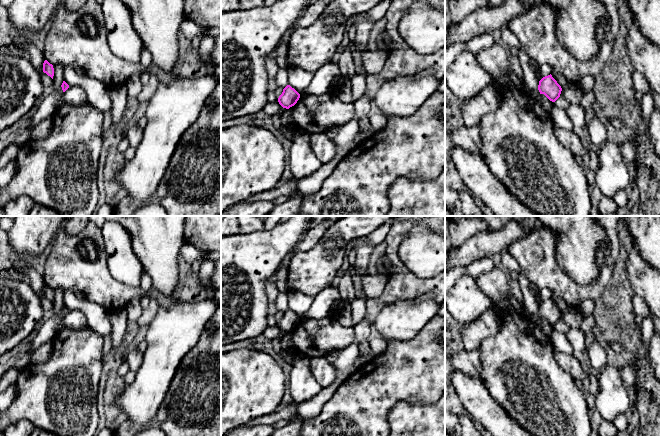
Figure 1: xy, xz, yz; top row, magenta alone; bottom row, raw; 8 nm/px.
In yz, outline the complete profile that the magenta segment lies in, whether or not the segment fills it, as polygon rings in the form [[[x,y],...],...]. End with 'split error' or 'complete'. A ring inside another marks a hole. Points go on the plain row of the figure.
[[[550,298],[539,305],[538,314],[540,318],[544,318],[550,325],[555,326],[560,321],[562,312]]]; complete

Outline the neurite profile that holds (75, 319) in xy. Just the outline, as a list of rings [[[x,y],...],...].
[[[77,309],[69,310],[69,312],[63,317],[63,323],[64,326],[75,330],[88,326],[85,314]]]

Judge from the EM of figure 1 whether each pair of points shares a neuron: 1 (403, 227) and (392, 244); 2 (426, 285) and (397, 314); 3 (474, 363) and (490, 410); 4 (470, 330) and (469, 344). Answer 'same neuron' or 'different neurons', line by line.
1: same neuron
2: different neurons
3: different neurons
4: same neuron

